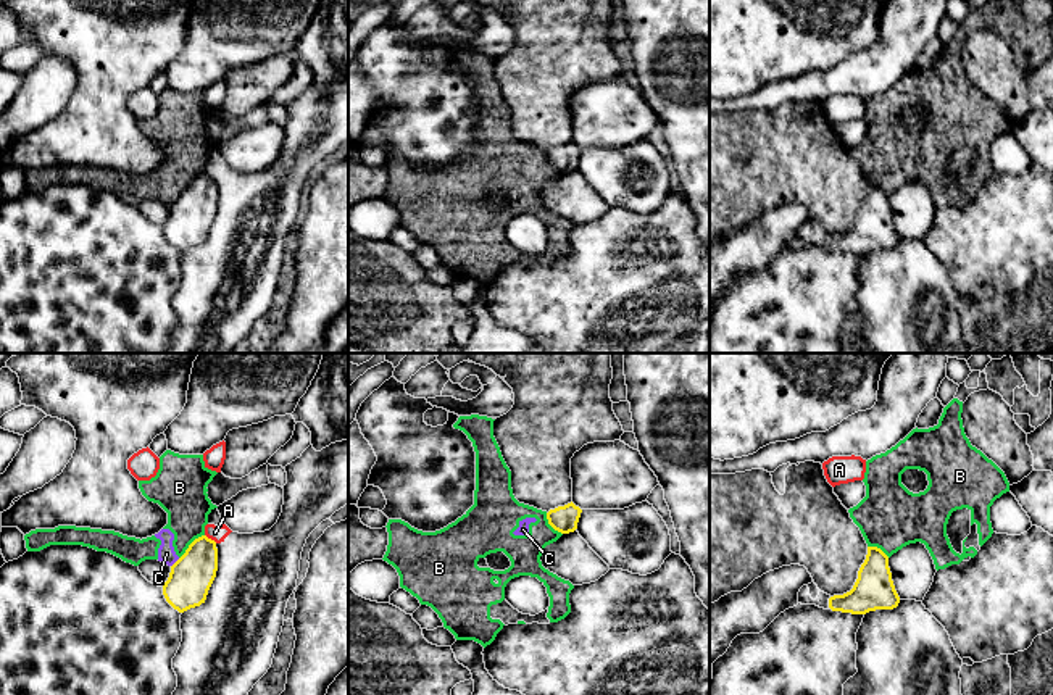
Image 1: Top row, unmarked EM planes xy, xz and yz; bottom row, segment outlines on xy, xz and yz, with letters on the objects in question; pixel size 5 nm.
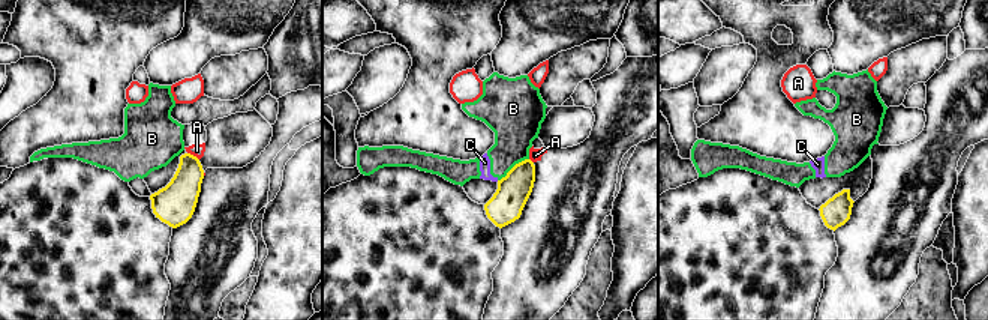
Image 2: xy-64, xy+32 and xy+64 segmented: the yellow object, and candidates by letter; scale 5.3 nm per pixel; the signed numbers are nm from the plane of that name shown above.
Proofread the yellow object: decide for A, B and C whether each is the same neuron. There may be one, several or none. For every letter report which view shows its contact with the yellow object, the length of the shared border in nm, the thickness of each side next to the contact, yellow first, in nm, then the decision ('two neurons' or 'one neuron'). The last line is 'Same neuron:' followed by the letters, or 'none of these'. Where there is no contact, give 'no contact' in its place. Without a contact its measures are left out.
A: meets yellow in xy; contact 80 nm long; 220 nm thick on the yellow side, 80 nm on the other; two neurons
B: meets yellow in xy; contact 180 nm long; 220 nm thick on the yellow side, 220 nm on the other; two neurons
C: meets yellow in xy; contact 60 nm long; 220 nm thick on the yellow side, 90 nm on the other; two neurons
Same neuron: none of these

